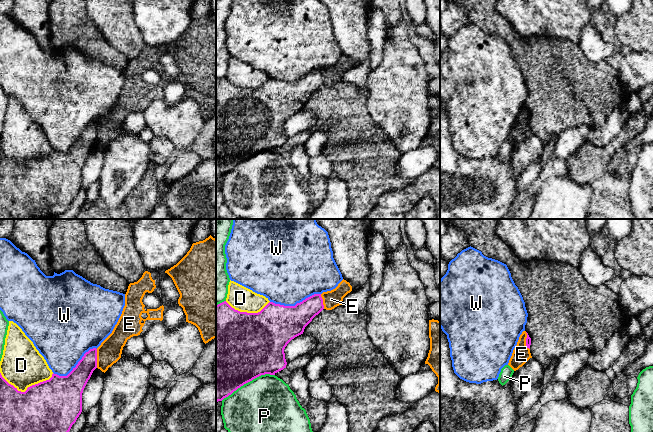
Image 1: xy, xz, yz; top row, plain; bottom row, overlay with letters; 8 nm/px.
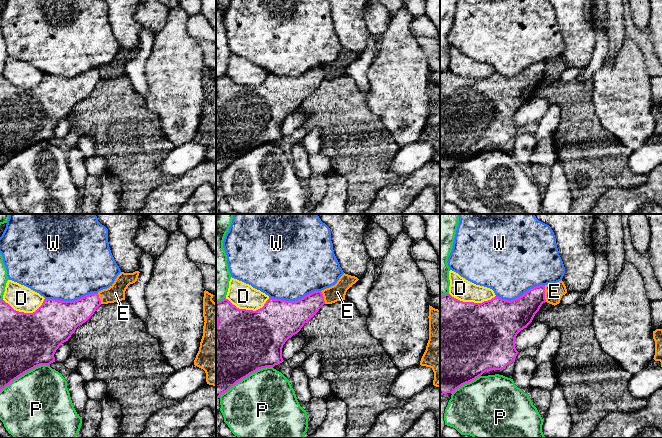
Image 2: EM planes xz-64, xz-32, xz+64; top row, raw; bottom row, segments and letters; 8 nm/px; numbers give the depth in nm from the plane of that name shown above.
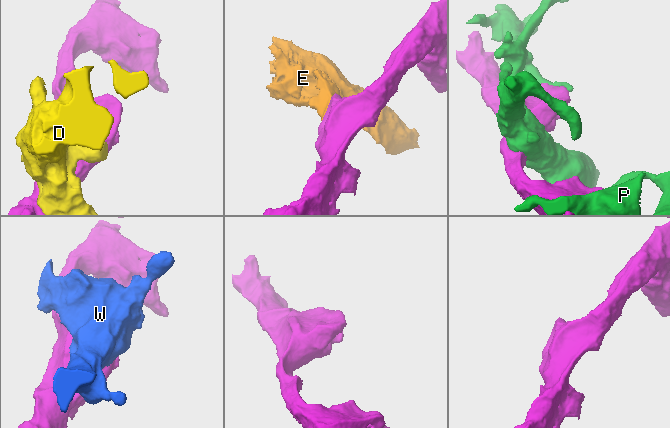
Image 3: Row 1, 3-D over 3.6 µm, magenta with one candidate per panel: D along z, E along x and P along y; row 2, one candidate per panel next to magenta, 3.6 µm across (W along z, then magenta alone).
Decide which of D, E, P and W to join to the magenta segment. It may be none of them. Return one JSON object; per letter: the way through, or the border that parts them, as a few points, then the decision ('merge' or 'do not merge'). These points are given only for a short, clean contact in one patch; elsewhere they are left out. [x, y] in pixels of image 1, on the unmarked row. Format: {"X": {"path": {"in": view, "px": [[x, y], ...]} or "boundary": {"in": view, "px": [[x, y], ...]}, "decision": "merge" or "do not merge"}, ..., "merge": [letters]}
{"D": {"decision": "do not merge"}, "E": {"boundary": {"in": "xy", "px": [[96, 125], [97, 143]]}, "decision": "do not merge"}, "P": {"decision": "do not merge"}, "W": {"decision": "do not merge"}, "merge": []}

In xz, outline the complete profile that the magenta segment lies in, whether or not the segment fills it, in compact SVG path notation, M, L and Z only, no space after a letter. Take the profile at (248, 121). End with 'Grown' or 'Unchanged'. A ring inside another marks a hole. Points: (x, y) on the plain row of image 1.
M314 70L295 82L269 78L258 89L240 88L226 77L216 81L216 178L222 177L244 160L261 151L275 151L286 144L285 123L292 115L303 110L305 103L323 85L321 70Z. Unchanged

